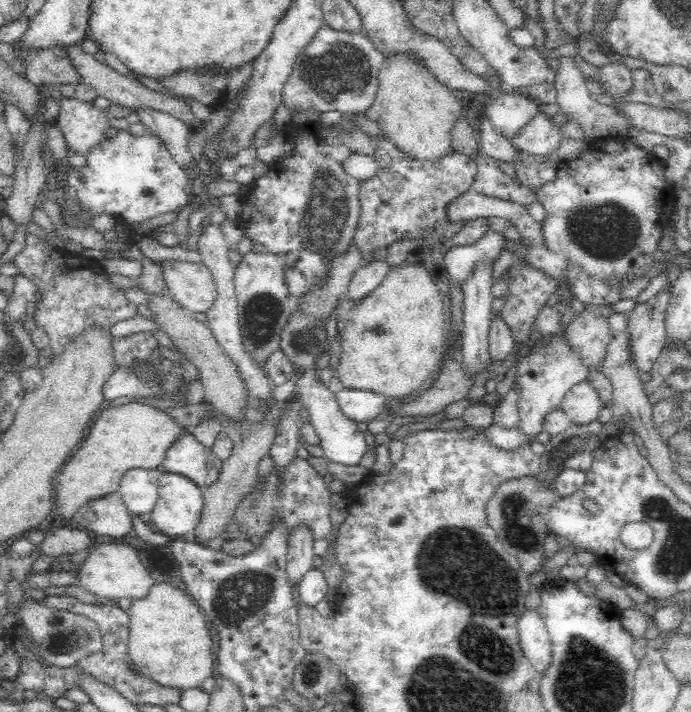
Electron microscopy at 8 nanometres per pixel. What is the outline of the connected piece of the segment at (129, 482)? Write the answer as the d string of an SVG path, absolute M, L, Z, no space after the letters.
M156 469L129 470L120 481L120 499L132 515L150 513L159 498L159 478Z

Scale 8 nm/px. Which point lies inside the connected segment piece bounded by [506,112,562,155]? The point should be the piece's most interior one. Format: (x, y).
(540, 136)

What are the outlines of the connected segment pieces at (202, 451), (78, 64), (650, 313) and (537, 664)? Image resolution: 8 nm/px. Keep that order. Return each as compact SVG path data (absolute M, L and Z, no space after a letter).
M188 434L167 450L163 466L166 473L186 477L202 490L216 482L223 467L223 460L212 451L207 451L191 434Z
M68 46L64 48L64 50L66 52L66 55L69 57L71 64L74 66L74 68L76 68L77 72L82 75L84 83L92 87L96 91L96 93L98 93L98 96L108 99L111 104L118 104L120 106L126 106L131 109L132 106L138 106L138 104L141 104L141 106L151 106L156 110L172 113L176 118L183 120L193 129L196 129L196 127L198 126L193 114L191 113L191 110L186 105L184 105L184 103L180 103L176 100L171 100L170 98L161 96L155 91L143 88L143 86L137 84L136 82L133 82L132 80L123 78L111 67L108 67L106 64L100 63L94 56L86 54L81 46Z
M662 287L648 302L622 313L626 321L628 363L638 376L651 372L653 364L664 350L664 310L670 303L671 292Z
M524 609L516 618L519 644L524 656L531 662L536 673L541 673L548 666L551 643L545 622L537 609Z

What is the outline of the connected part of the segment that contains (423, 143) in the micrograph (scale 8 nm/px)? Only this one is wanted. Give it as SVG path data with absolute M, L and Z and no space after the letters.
M398 51L389 55L380 69L378 98L366 112L367 118L378 122L402 151L420 159L436 159L452 150L448 130L452 120L465 110L465 105L452 95L452 88L431 69L420 52Z

